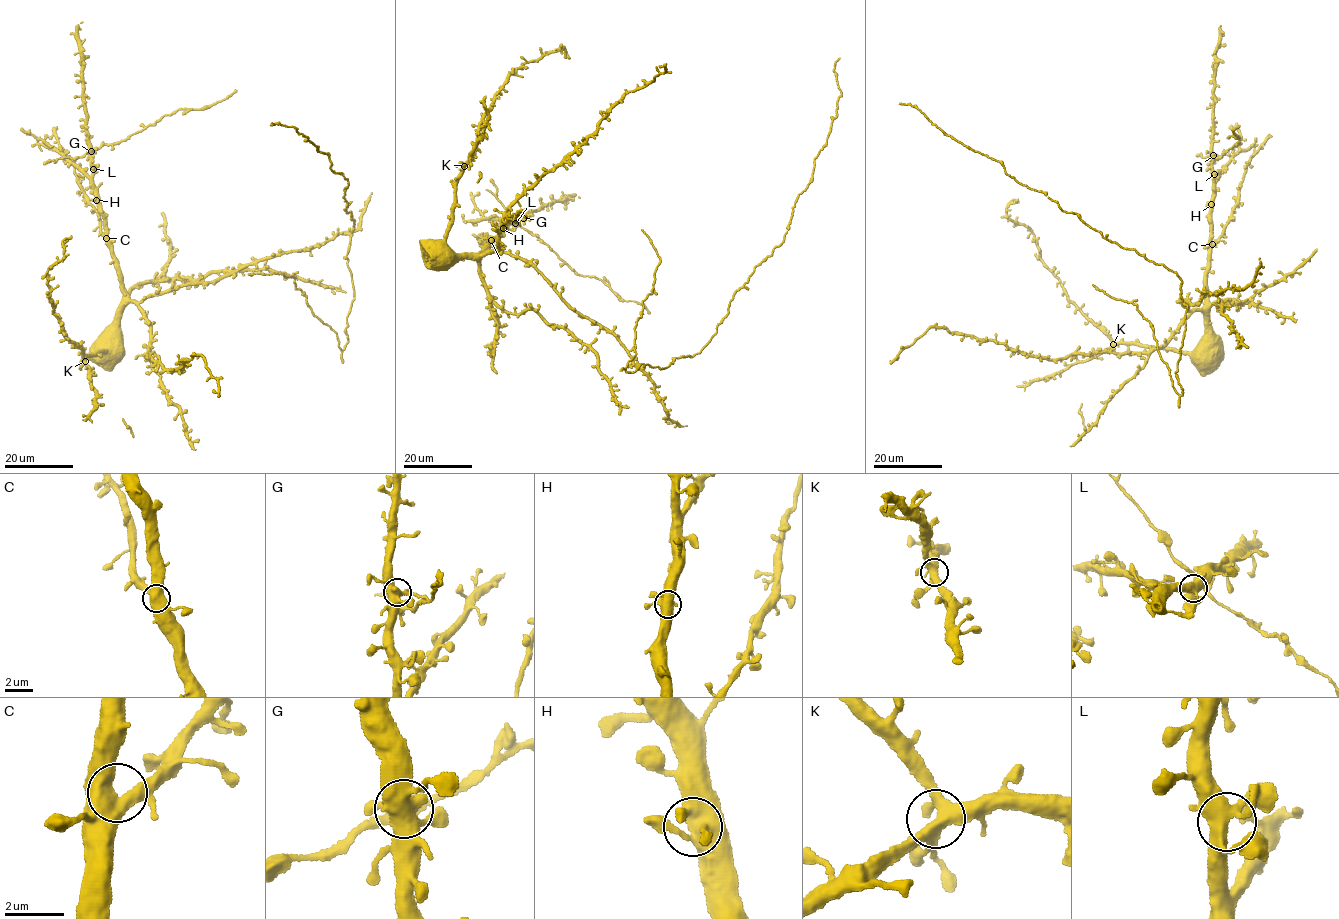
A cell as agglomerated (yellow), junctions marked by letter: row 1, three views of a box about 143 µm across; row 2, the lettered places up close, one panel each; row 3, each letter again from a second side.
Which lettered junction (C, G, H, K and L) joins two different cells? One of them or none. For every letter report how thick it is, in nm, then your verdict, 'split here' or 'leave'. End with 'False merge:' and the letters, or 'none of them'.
C: 550 nm | leave
G: 550 nm | split here
H: 480 nm | leave
K: 420 nm | leave
L: 480 nm | leave
False merge: G

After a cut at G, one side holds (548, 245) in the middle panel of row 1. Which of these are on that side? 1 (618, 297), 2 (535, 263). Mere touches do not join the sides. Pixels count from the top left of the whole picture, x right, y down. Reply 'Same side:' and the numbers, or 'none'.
Same side: 1

